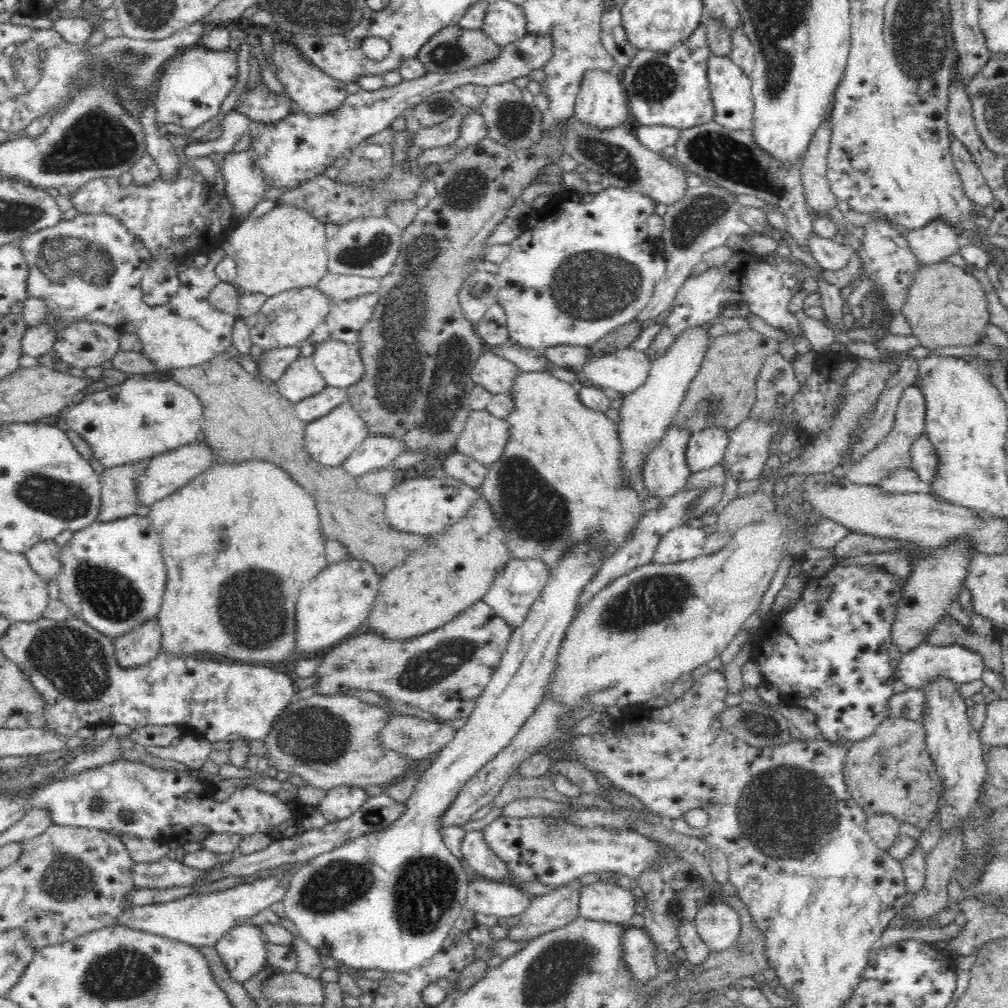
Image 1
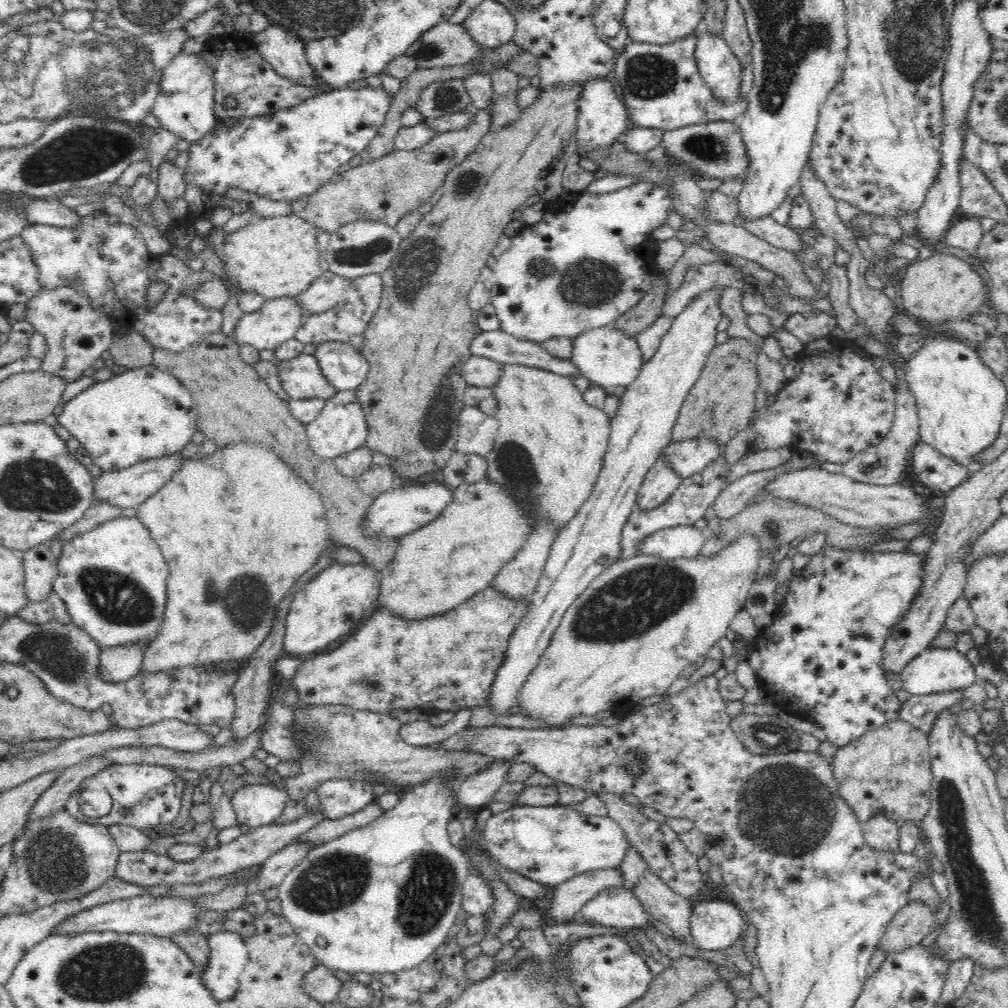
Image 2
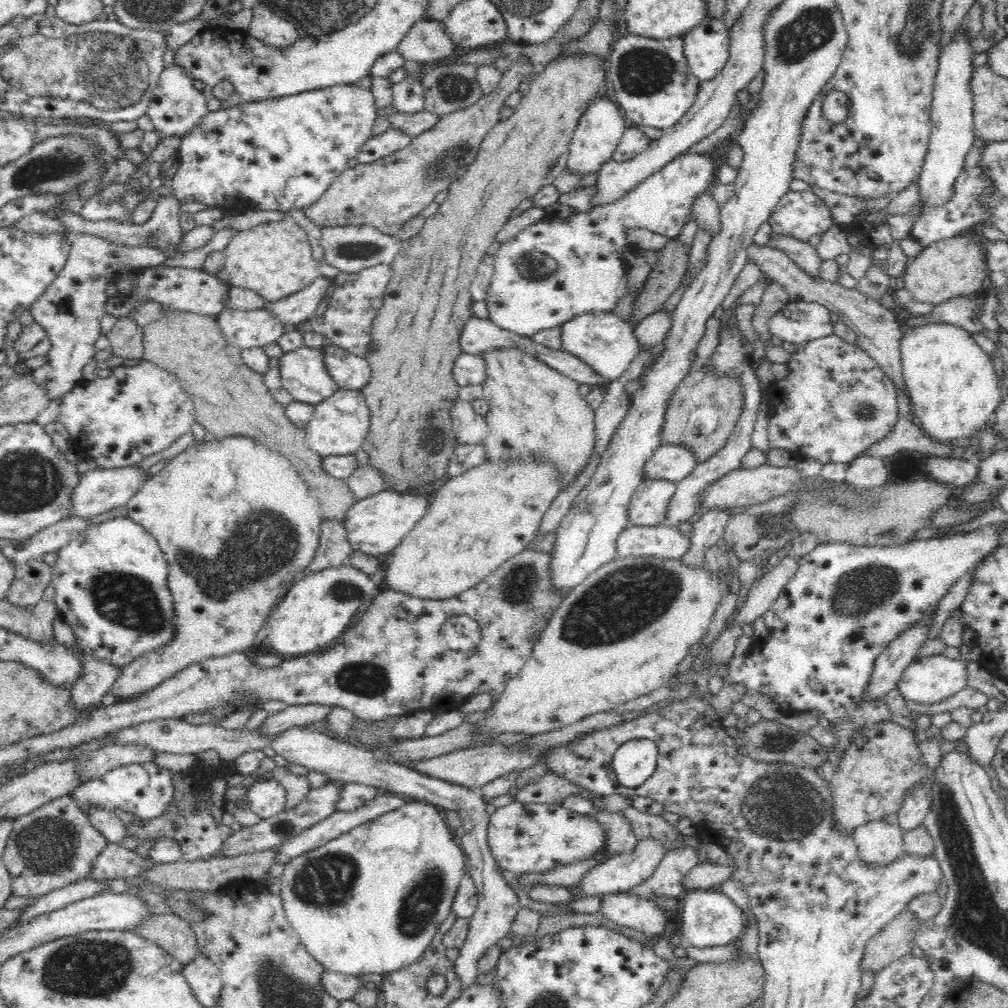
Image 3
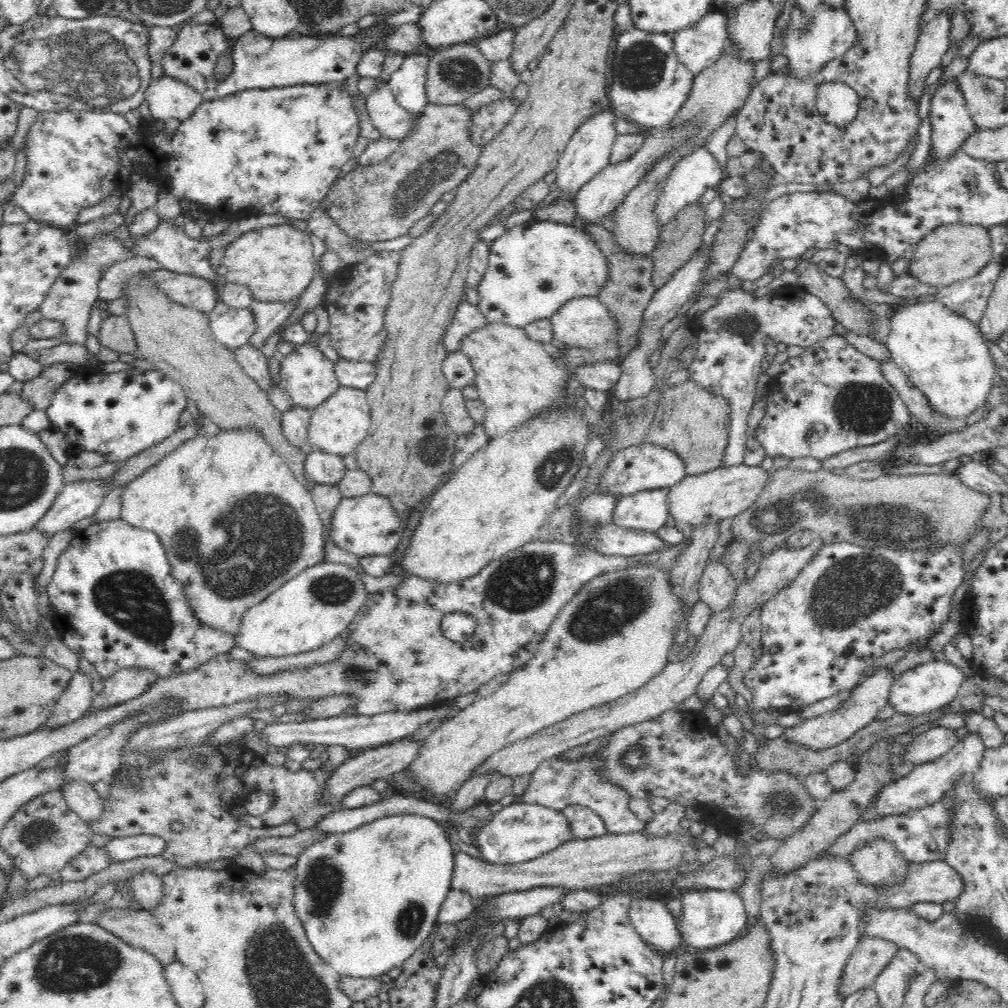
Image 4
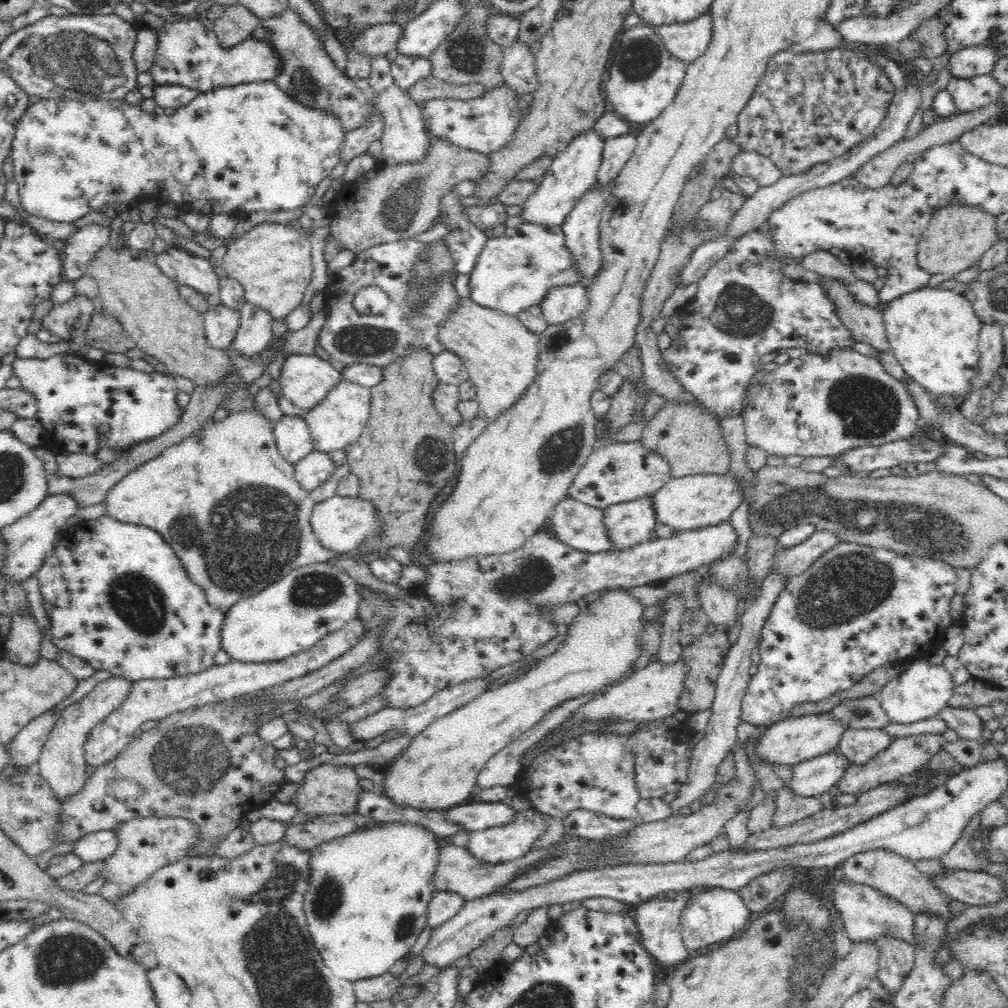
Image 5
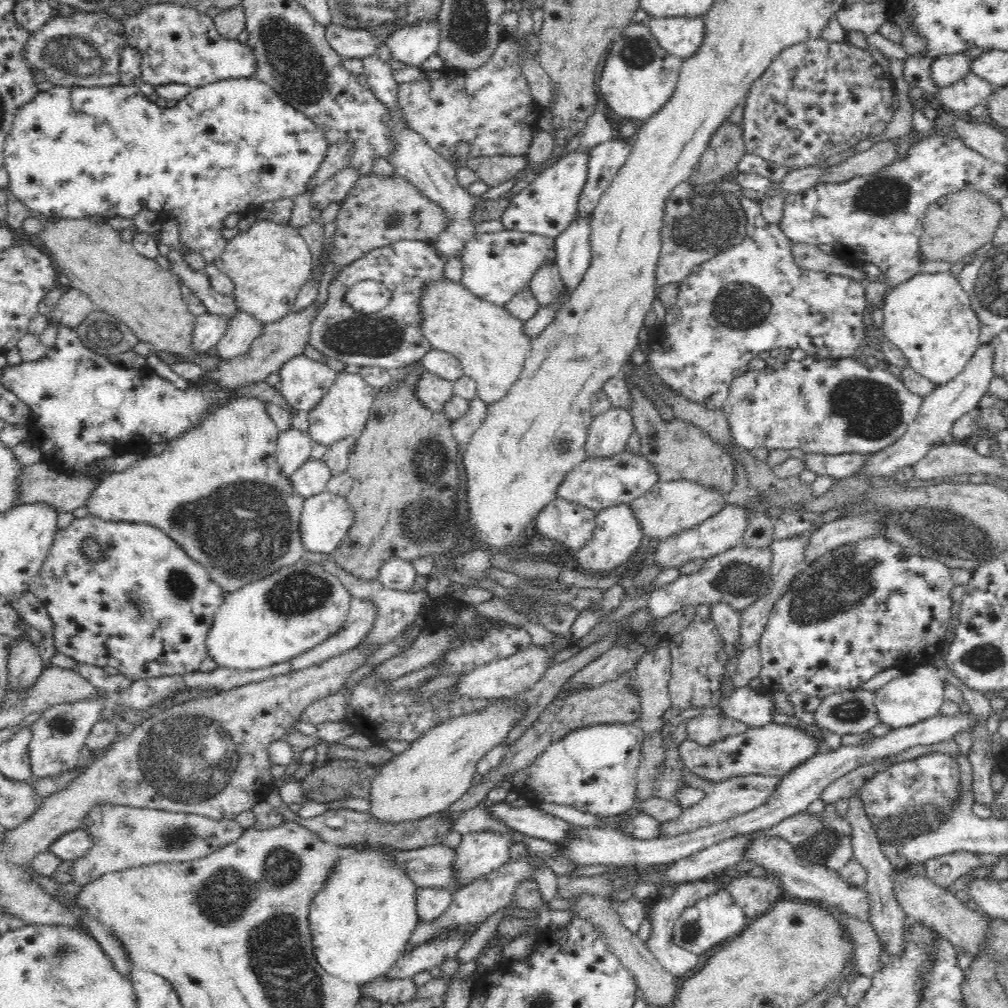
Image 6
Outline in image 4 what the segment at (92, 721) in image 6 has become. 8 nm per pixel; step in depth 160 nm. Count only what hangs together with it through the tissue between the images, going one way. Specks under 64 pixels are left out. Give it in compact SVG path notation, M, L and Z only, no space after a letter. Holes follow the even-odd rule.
M128 667L117 670L103 680L103 691L92 700L92 707L85 713L96 712L100 708L120 706L120 703L139 697L156 682L156 673L140 667ZM68 780L62 784L62 794L72 809L79 817L88 822L96 822L104 814L104 803L102 797L87 782L79 780Z

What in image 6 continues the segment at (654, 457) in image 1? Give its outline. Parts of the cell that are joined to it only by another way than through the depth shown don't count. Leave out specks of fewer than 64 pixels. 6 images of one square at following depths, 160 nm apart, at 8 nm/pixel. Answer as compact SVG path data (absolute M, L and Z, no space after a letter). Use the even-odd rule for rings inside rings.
M628 503L603 508L597 513L595 521L596 528L592 540L584 548L573 553L574 568L585 574L604 574L604 572L618 570L620 566L628 563L638 550L643 537L642 527Z

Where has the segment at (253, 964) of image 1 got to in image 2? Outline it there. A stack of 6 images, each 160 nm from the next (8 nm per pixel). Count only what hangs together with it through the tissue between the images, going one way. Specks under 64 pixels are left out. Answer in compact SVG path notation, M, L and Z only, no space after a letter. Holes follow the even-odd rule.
M220 931L207 936L210 947L208 968L202 972L204 985L218 1002L230 1000L238 988L238 976L248 964L248 949L238 933Z

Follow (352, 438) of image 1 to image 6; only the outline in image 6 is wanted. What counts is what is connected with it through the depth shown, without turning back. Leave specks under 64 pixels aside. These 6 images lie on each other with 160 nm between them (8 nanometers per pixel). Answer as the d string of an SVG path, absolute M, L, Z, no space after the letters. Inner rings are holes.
M342 371L330 390L321 398L318 406L308 414L308 433L311 435L312 442L328 447L330 444L340 442L342 438L361 432L370 417L376 393L376 388L370 386L360 375Z

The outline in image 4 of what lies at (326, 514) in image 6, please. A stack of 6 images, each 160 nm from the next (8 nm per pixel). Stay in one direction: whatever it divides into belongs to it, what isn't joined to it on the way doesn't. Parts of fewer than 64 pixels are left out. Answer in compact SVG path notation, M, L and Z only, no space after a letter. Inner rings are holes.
M366 494L366 496L342 497L334 510L332 518L332 541L342 550L359 557L388 556L398 548L398 542L404 528L405 517L396 513L392 503L384 495Z

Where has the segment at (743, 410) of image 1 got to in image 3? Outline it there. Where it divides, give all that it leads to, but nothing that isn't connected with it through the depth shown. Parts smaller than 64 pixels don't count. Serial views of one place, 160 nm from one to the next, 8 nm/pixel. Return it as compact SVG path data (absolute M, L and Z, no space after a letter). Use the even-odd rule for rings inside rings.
M712 365L710 368L703 366L698 368L696 372L692 372L689 376L680 384L678 388L674 390L670 402L668 402L668 410L666 410L666 416L664 416L664 426L662 426L662 444L664 445L686 445L690 448L690 451L694 452L698 462L705 461L707 458L710 458L713 454L716 454L721 448L724 448L726 441L740 414L742 412L742 406L744 404L744 393L742 393L742 387L740 386L740 380L737 380L735 376L715 376L715 369ZM700 408L714 408L718 410L718 416L720 416L720 428L710 436L710 438L694 438L698 432L692 430L690 426L690 416L700 410Z

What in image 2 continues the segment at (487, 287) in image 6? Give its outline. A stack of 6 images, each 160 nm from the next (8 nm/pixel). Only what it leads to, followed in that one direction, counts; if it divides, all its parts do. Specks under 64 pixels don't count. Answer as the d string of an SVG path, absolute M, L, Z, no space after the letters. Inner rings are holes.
M638 182L610 193L596 194L579 191L577 202L564 204L562 210L546 212L536 224L523 227L517 235L511 238L509 249L496 258L496 265L491 268L493 270L491 276L493 285L491 288L492 300L490 302L496 307L501 329L520 340L540 343L548 340L548 338L558 338L560 336L574 338L574 336L578 336L586 330L609 326L615 320L618 320L624 312L628 312L632 306L636 306L652 290L656 278L661 274L654 260L655 240L650 235L657 228L666 226L666 215L674 210L671 192L665 184L658 186L653 182Z

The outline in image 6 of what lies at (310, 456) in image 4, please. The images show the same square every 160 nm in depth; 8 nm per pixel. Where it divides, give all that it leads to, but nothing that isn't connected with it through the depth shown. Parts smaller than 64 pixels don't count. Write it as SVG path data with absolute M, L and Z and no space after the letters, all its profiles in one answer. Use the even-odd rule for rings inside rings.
M310 457L292 476L290 483L296 494L305 499L327 490L328 481L332 478L331 470L324 459Z

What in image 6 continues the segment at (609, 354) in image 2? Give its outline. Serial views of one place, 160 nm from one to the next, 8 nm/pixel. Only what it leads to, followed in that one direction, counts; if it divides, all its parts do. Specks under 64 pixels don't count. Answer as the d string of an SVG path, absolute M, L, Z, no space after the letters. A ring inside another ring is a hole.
M554 260L544 262L536 270L536 274L532 276L529 290L532 291L540 306L550 306L550 304L560 302L566 287L564 287L564 282L560 277L560 269L556 266Z

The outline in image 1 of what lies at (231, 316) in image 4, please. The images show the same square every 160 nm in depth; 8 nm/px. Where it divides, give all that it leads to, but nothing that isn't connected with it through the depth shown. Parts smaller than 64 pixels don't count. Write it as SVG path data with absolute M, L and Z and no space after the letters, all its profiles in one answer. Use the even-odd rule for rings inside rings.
M316 285L305 286L301 289L290 289L284 293L267 297L260 310L248 318L244 318L253 344L264 351L305 344L314 334L320 322L328 316L331 308L330 297L320 291Z

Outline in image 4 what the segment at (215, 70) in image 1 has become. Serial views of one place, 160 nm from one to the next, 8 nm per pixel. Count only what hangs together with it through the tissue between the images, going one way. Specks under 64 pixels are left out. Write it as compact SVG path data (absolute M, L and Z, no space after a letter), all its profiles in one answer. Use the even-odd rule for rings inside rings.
M163 75L154 79L145 95L155 121L189 120L203 104L203 96L185 82Z

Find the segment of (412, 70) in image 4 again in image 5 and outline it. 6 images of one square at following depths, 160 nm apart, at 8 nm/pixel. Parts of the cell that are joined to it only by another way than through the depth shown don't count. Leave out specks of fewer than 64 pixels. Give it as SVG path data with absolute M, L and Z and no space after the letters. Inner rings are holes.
M399 54L391 62L391 73L397 85L402 88L404 93L408 94L418 80L431 74L431 60Z

